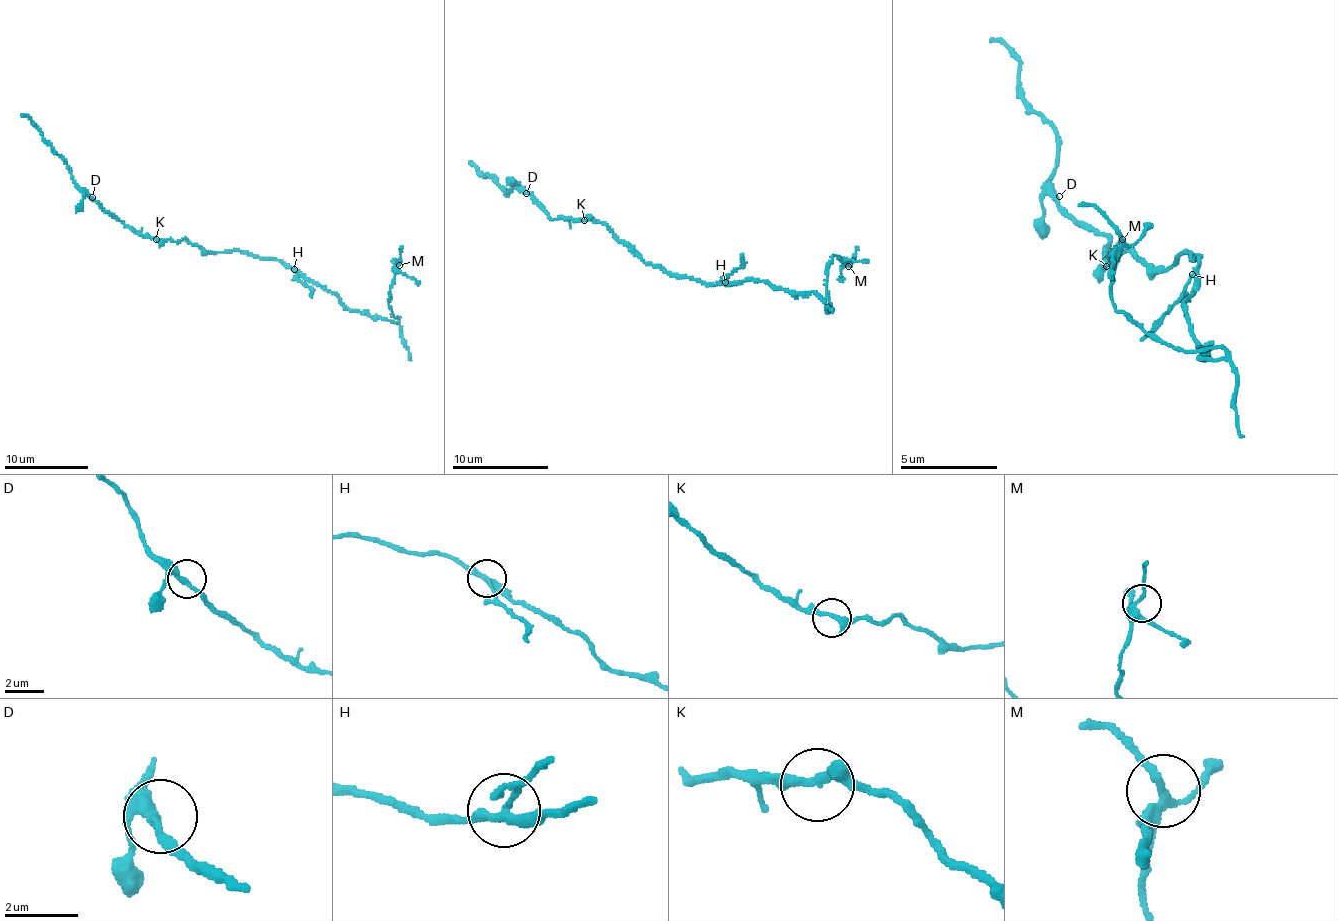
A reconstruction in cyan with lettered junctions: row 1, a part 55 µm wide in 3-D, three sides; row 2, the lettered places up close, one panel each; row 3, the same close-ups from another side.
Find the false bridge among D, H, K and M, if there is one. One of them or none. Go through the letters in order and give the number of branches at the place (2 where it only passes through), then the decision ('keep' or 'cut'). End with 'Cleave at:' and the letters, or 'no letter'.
D: branches 2; keep
H: branches 3; cut
K: branches 3; keep
M: branches 3; keep
Cleave at: H

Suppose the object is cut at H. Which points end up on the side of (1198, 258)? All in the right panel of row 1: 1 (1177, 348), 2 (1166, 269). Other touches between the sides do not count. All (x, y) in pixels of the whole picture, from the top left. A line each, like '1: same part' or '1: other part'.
1: same part
2: same part

